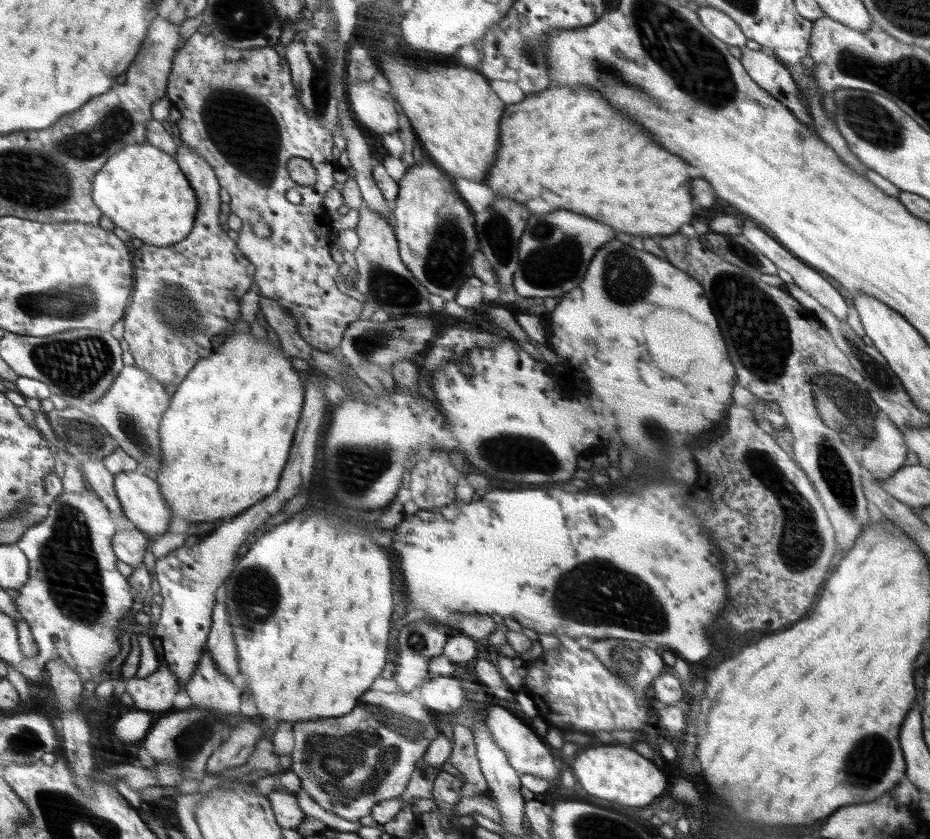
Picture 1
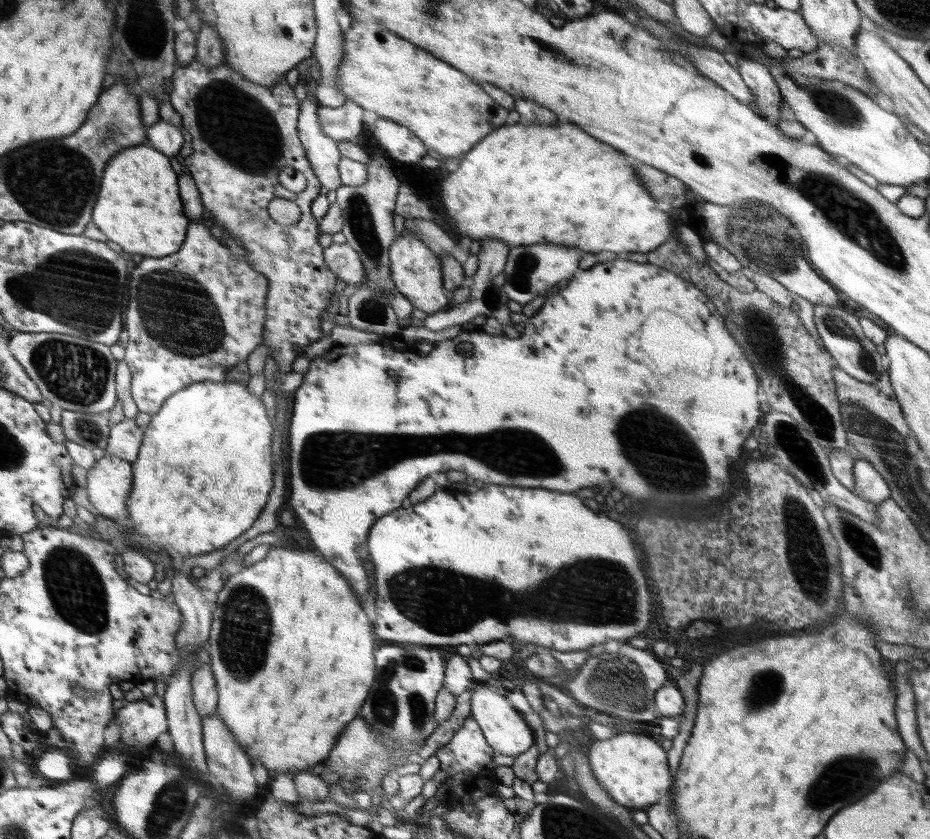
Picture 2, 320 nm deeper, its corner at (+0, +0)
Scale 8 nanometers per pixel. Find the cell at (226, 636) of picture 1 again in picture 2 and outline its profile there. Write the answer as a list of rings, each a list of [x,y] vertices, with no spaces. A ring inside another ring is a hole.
[[[210,664],[200,666],[191,676],[194,702],[201,718],[212,717],[217,712],[216,683]]]

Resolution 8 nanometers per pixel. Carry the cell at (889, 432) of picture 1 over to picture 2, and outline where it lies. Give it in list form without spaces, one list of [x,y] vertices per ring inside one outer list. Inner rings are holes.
[[[857,460],[853,464],[854,488],[853,492],[871,502],[881,506],[882,502],[890,499],[890,487],[885,478],[867,460]]]

